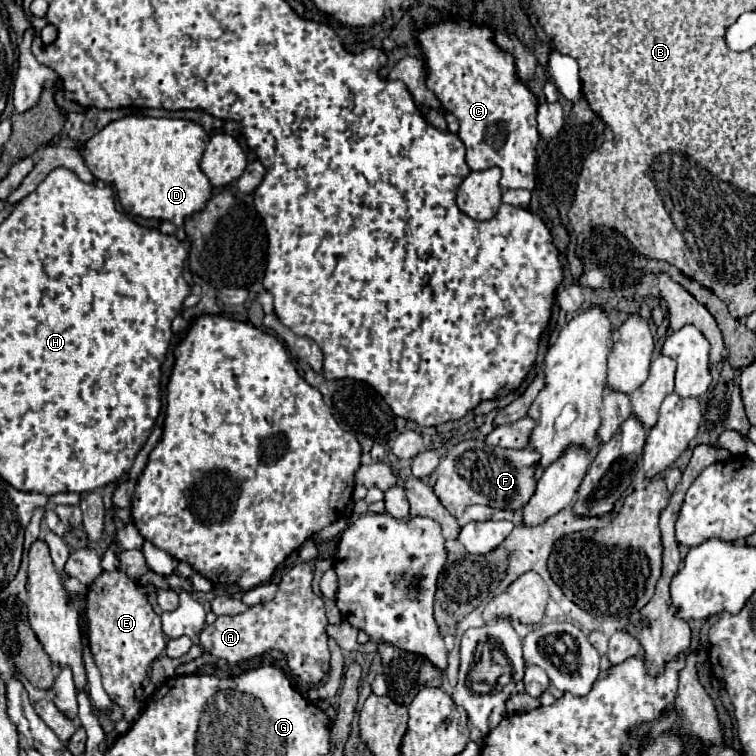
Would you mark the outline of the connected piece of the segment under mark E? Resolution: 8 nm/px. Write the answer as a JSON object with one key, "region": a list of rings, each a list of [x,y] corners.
{"region":[[[104,571],[88,587],[88,643],[96,657],[96,665],[102,673],[102,685],[110,699],[124,711],[126,721],[136,721],[142,711],[142,703],[136,701],[136,689],[146,679],[152,661],[164,651],[166,637],[162,633],[160,617],[154,613],[146,599],[146,593],[138,589],[138,583],[128,579],[122,571]]]}

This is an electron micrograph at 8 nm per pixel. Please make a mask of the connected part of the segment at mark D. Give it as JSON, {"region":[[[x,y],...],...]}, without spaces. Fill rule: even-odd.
{"region":[[[122,117],[110,121],[100,133],[96,133],[84,147],[84,161],[92,175],[108,185],[112,185],[118,193],[120,205],[126,213],[140,215],[146,219],[166,219],[174,225],[182,225],[184,217],[202,211],[212,197],[212,185],[208,177],[200,169],[200,159],[204,147],[208,143],[208,133],[188,119],[154,119],[154,117]]]}

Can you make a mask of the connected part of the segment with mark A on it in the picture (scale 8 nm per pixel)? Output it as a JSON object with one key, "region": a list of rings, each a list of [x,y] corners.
{"region":[[[298,565],[292,567],[280,581],[278,593],[272,601],[250,607],[242,615],[222,615],[212,625],[206,625],[200,633],[200,647],[230,663],[248,661],[266,651],[278,649],[286,655],[292,675],[304,683],[320,683],[330,669],[330,651],[326,635],[326,613],[324,599],[312,591],[312,569]]]}

